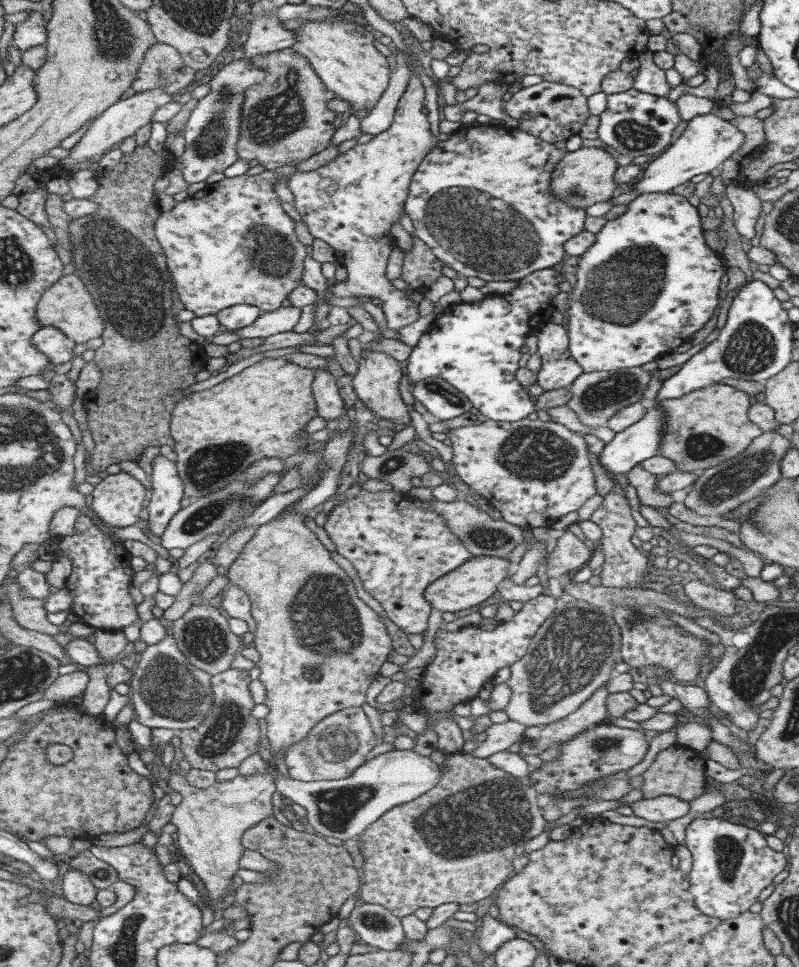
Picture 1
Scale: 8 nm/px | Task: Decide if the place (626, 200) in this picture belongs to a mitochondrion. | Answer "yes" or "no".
no

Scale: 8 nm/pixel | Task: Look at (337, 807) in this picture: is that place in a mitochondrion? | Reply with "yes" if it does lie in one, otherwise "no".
yes

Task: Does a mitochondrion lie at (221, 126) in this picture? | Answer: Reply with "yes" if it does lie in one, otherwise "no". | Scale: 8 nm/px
yes

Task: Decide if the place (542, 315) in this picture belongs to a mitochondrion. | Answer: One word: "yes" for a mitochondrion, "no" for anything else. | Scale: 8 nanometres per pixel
no

